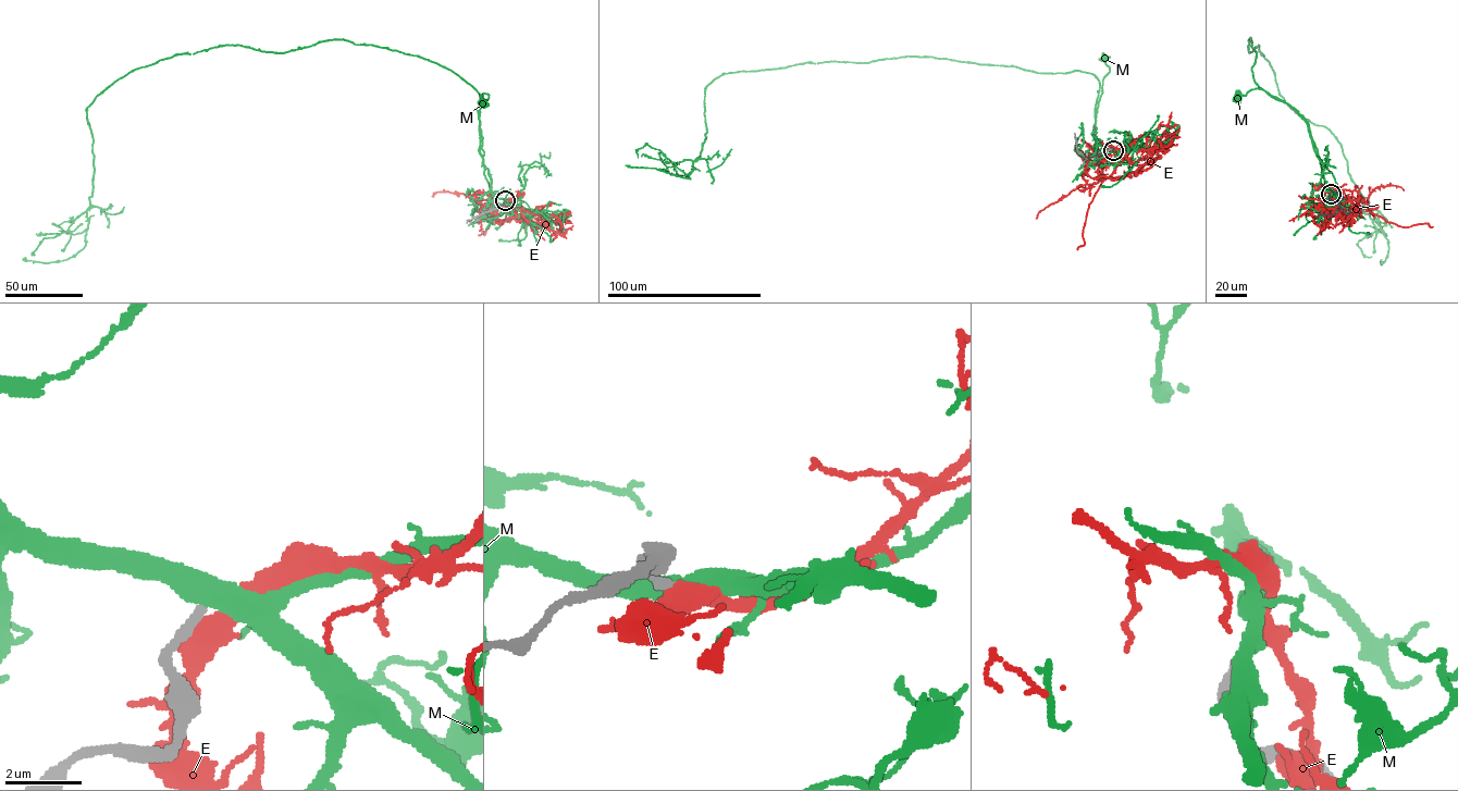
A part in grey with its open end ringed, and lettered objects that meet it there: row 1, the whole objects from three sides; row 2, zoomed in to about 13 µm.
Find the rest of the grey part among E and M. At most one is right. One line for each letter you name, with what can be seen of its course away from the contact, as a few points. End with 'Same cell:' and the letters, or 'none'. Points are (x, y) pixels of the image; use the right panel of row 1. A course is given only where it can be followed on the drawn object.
Same cell: none

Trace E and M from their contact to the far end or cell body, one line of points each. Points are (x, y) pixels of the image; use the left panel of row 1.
E: (505, 201), (505, 207), (513, 209), (505, 208), (526, 222), (541, 226), (546, 215), (553, 214), (563, 227)
M: (505, 200), (493, 194), (489, 170), (483, 163), (479, 113), (482, 94), (486, 94), (489, 98), (483, 102)

